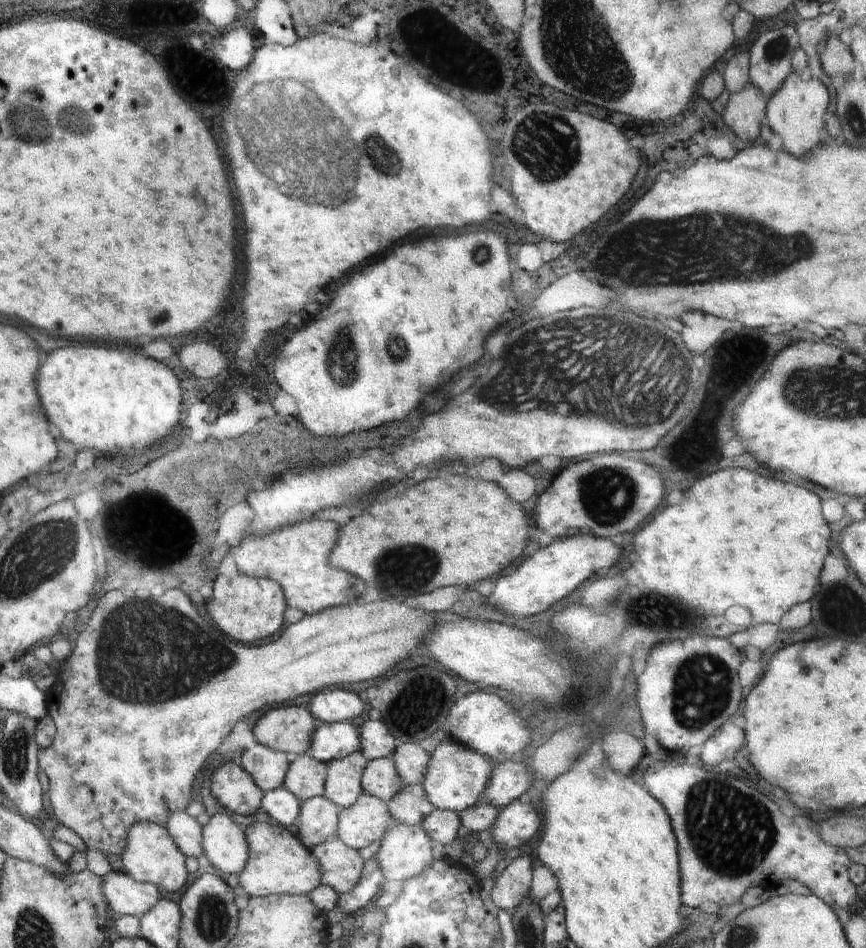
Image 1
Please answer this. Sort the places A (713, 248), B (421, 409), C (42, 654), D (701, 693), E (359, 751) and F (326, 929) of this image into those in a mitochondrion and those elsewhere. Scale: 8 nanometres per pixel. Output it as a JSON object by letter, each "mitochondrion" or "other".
{"A":"mitochondrion","B":"other","C":"other","D":"mitochondrion","E":"other","F":"other"}

